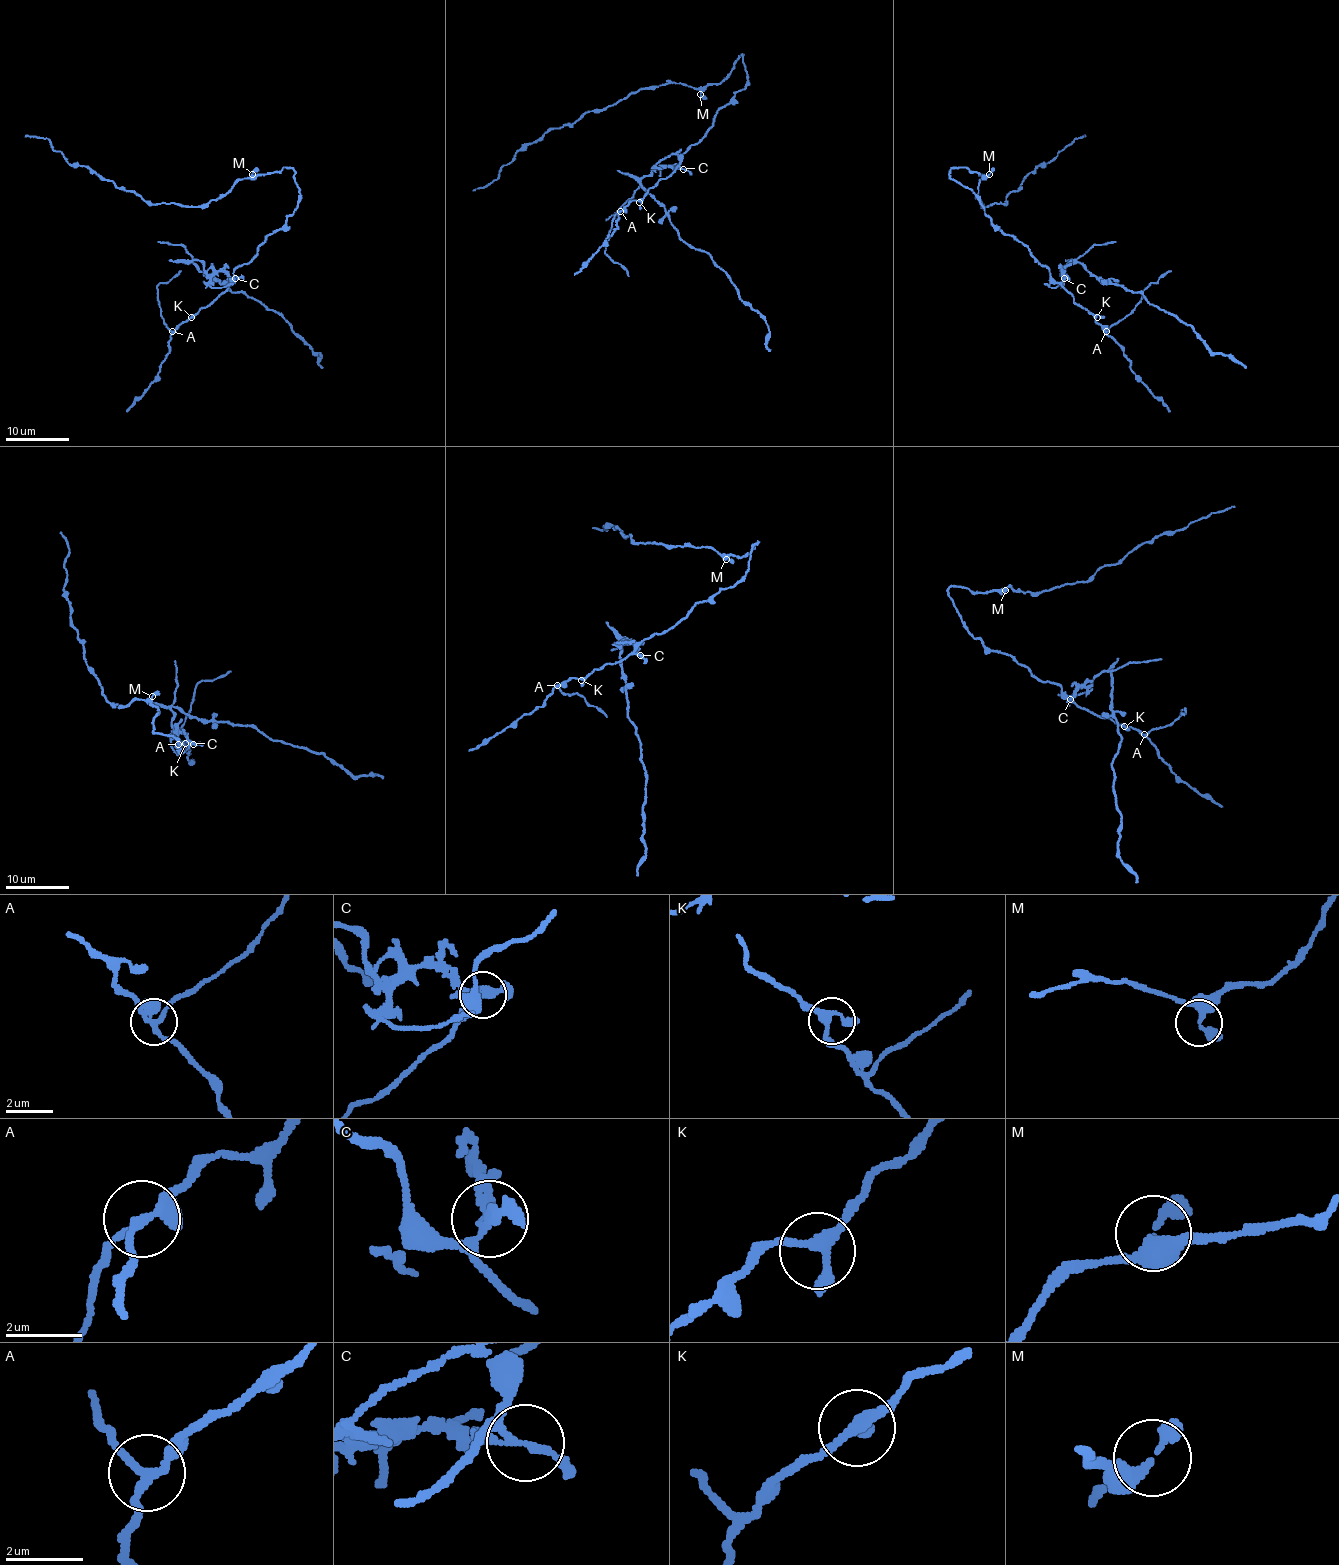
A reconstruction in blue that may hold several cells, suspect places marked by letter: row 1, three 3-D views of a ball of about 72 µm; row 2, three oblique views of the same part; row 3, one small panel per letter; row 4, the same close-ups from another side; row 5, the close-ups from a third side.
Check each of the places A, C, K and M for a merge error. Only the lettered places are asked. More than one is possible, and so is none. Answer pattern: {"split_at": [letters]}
{"split_at": ["A", "C"]}

